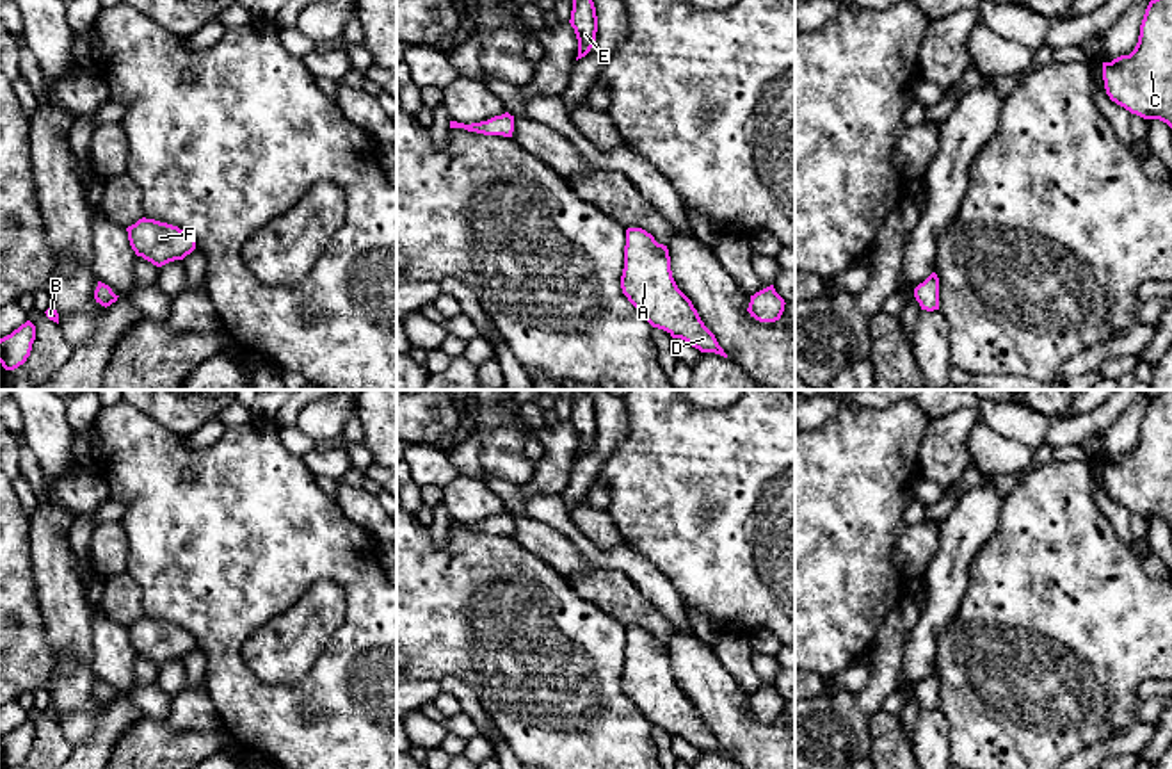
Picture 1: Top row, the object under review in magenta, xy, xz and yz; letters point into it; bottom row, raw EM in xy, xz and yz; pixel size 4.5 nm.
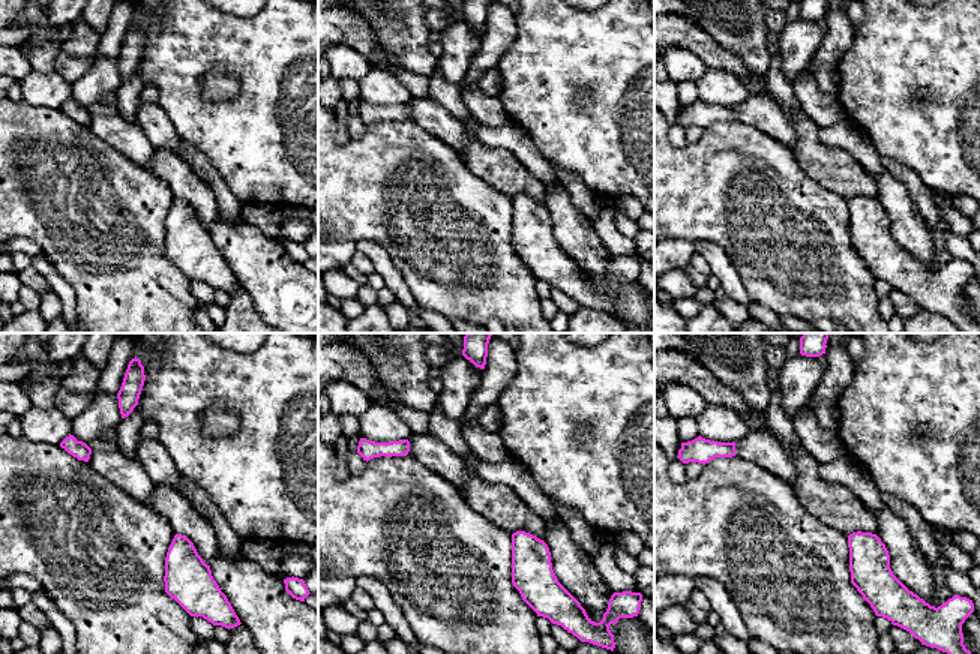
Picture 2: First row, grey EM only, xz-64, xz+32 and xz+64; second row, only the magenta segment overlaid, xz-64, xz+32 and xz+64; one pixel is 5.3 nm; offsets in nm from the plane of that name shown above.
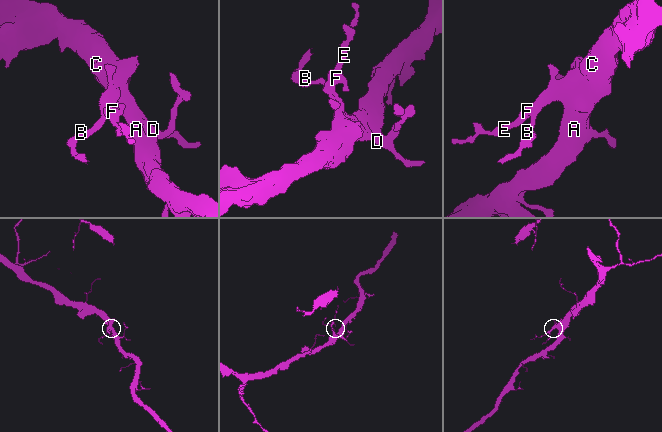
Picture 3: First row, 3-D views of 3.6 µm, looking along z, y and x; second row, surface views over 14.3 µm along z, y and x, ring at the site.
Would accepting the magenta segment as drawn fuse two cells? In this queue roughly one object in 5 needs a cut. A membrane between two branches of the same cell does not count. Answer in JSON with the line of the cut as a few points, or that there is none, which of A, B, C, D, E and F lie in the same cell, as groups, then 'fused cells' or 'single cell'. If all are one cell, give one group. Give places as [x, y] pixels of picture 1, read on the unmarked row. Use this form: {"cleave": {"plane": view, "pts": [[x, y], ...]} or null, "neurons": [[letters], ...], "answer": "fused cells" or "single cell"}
{"cleave": null, "neurons": [["A", "B", "C", "D", "E", "F"]], "answer": "single cell"}

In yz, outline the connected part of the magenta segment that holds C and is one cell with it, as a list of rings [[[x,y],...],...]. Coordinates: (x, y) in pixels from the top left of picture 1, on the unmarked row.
[[[1172,390],[1149,401],[1135,449],[1103,461],[1112,500],[1172,527]]]

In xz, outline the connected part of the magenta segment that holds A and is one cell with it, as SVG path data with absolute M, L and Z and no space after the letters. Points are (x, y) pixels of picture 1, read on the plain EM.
M642 627L626 628L621 687L637 710L672 737L681 737L701 751L727 753L704 724L692 700L678 687L669 648Z

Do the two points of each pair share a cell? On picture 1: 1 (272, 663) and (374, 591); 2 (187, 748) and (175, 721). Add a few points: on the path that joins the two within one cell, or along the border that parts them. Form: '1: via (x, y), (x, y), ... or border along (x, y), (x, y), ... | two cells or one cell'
1: border along (333, 579), (344, 591), (345, 618), (322, 647) | two cells
2: border along (164, 721), (175, 730), (219, 730) | two cells

